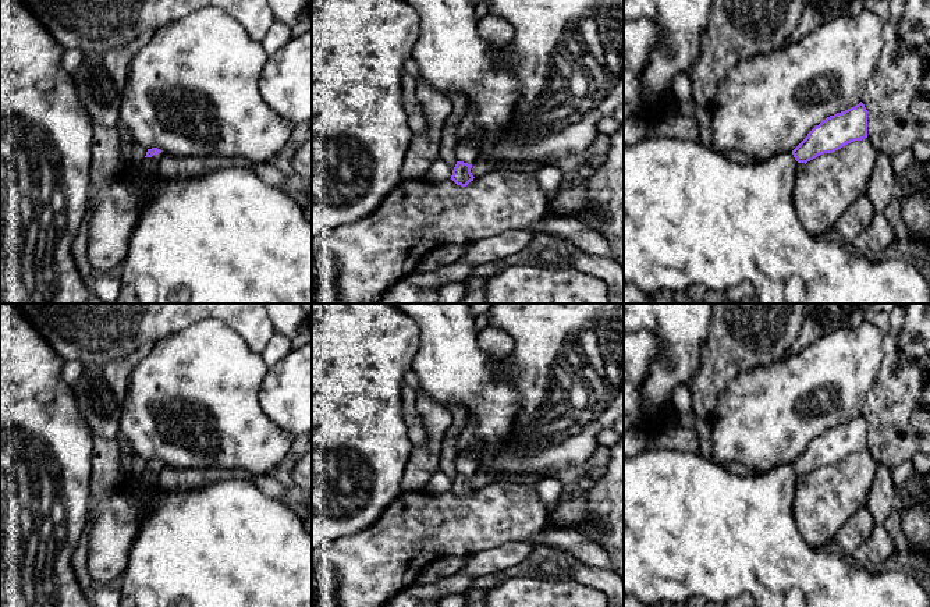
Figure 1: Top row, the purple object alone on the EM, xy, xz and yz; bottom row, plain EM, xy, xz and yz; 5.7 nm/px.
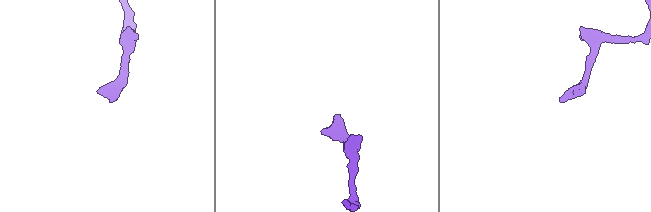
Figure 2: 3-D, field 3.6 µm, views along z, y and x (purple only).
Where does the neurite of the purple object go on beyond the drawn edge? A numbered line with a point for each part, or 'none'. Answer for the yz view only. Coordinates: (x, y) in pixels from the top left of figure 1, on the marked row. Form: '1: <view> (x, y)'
1: yz (692, 216)

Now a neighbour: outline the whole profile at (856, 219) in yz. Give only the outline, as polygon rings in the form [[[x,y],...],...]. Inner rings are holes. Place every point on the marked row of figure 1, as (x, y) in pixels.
[[[863,195],[858,198],[835,221],[834,230],[848,246],[867,230],[874,216],[874,207]]]

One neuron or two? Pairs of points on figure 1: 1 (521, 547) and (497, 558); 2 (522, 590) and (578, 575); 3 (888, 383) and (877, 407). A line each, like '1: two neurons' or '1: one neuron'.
1: one neuron
2: two neurons
3: one neuron

